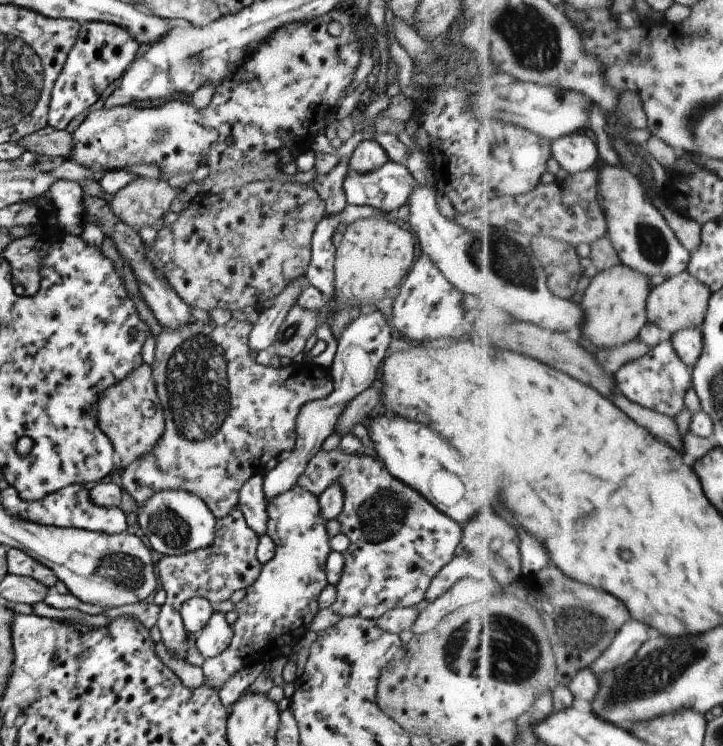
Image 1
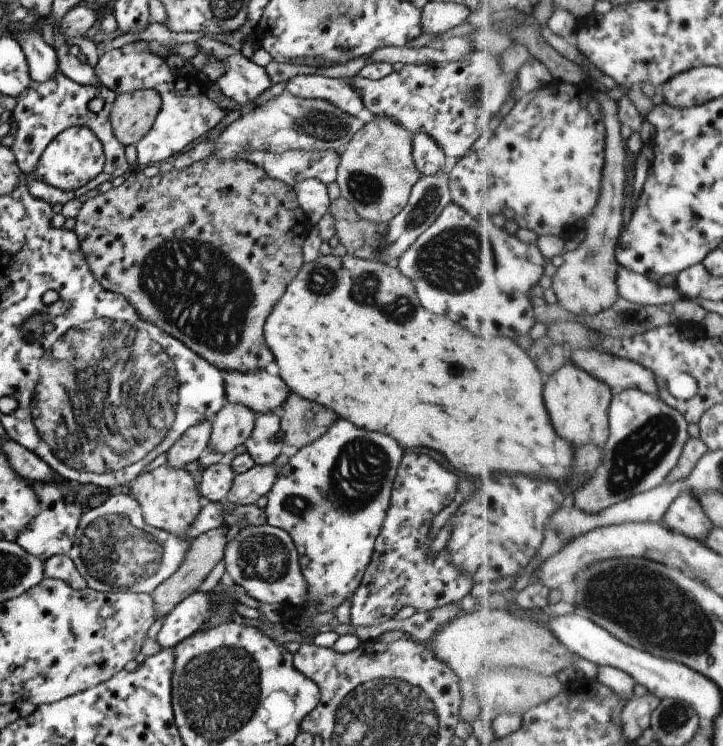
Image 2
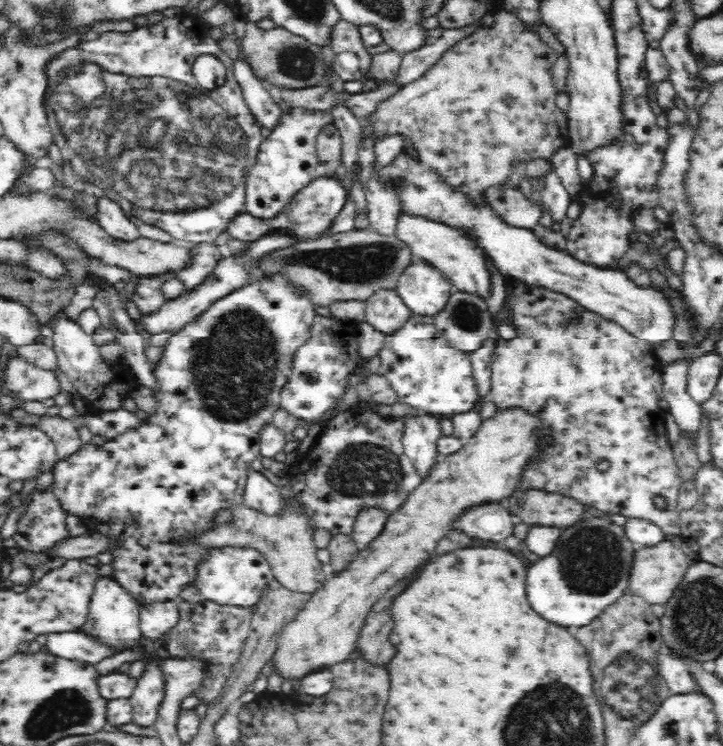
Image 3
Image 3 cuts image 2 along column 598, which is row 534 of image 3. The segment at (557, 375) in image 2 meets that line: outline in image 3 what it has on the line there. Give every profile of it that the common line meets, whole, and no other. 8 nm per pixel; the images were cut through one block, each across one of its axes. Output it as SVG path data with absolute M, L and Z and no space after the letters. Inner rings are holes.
M508 409L498 411L492 418L483 420L480 423L478 430L474 431L471 437L468 437L465 441L462 441L462 448L460 448L460 450L456 450L455 452L452 452L452 454L440 455L435 464L427 470L422 482L419 482L419 485L415 486L414 490L411 490L406 495L404 502L402 502L402 504L396 510L388 513L382 532L380 532L380 534L378 534L378 536L376 536L372 542L369 542L365 549L359 550L358 554L356 554L356 560L350 562L348 566L344 568L344 570L335 573L332 578L326 578L326 580L322 583L322 586L315 590L312 599L304 605L304 608L300 610L300 612L298 612L296 618L284 626L282 634L278 636L277 649L273 654L273 659L271 660L271 662L273 662L274 670L278 672L281 678L286 680L300 679L312 670L328 668L330 665L346 660L351 653L355 653L359 630L365 623L365 618L370 612L370 607L374 603L378 602L378 600L382 597L382 594L386 594L385 592L390 590L390 588L396 585L397 582L409 580L410 576L412 576L412 572L414 572L414 570L416 570L416 568L418 568L418 566L420 566L424 560L428 560L428 558L430 558L430 554L436 550L438 542L442 540L444 535L448 534L448 532L452 530L454 522L456 522L458 518L461 518L462 514L465 514L467 509L472 509L474 506L485 506L487 504L492 504L492 502L500 503L500 500L503 500L505 497L509 497L515 492L522 467L524 467L526 463L530 462L531 458L534 458L535 455L539 454L538 442L541 442L541 445L546 444L546 438L538 437L538 434L535 433L534 430L537 430L537 426L537 418L531 414L528 414L527 412L524 412L523 410Z

